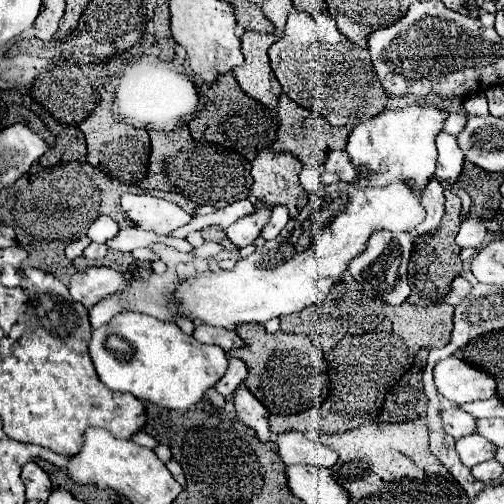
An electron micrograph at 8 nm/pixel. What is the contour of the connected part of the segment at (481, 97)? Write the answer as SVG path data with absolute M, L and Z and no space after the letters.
M475 92L475 96L469 96L463 102L465 109L469 109L469 114L473 116L485 116L489 114L487 110L487 98L483 92Z

